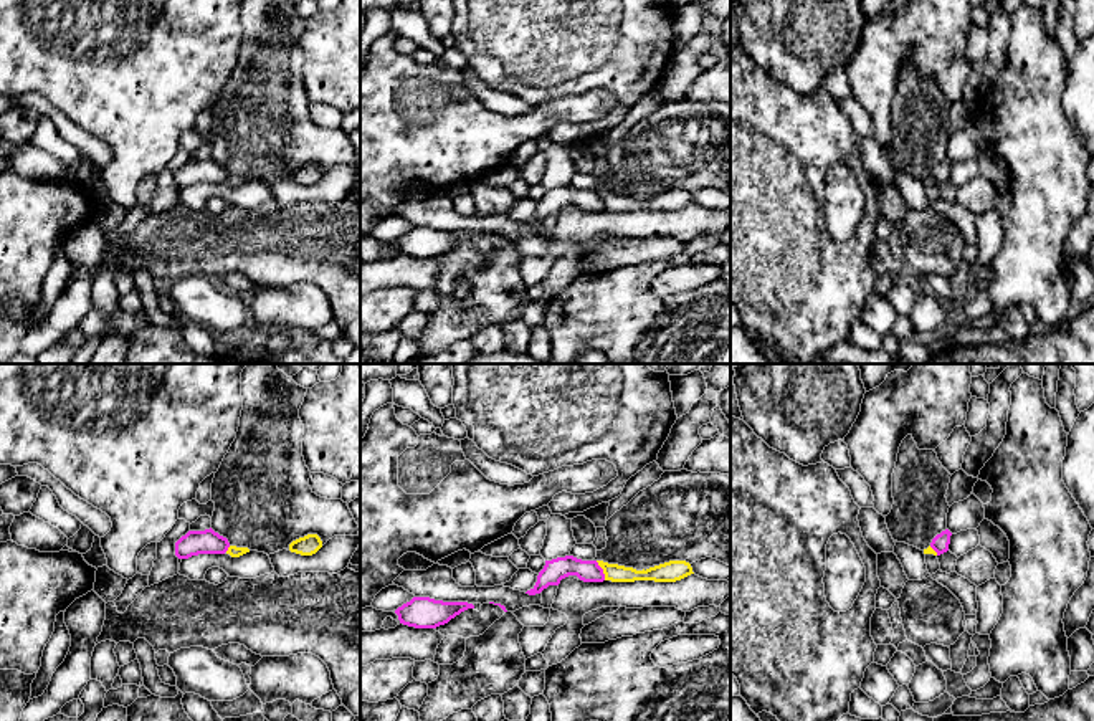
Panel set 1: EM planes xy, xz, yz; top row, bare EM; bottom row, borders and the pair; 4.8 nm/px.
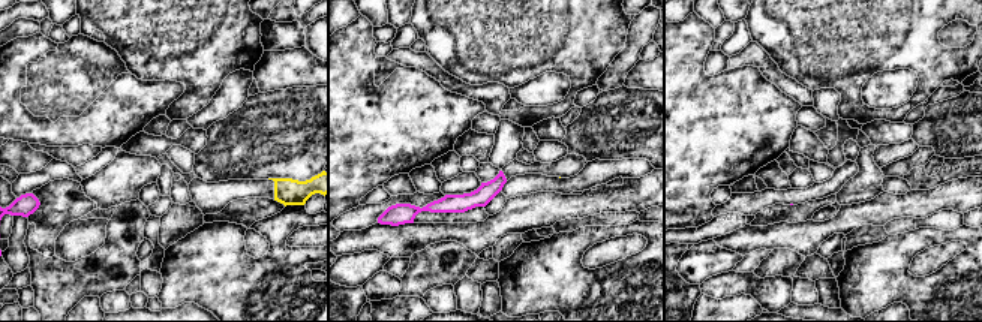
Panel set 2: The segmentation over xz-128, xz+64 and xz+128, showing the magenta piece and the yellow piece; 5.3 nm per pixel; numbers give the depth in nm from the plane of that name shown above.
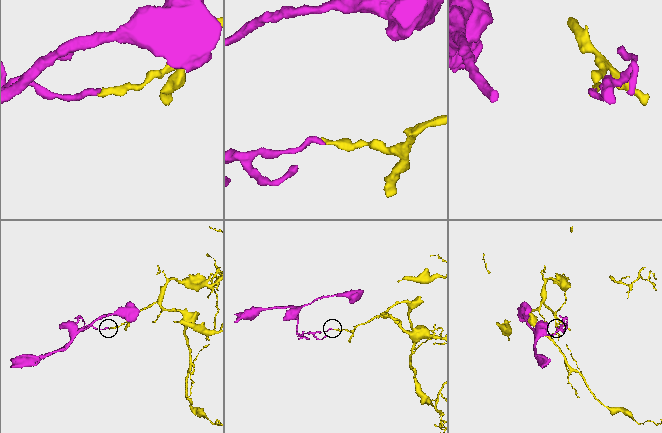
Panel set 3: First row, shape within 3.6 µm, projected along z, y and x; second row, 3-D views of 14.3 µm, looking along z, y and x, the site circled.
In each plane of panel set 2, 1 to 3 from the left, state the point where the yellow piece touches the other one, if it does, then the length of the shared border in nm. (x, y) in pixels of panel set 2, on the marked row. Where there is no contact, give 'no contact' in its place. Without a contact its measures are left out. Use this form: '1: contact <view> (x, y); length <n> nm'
1: no contact
2: no contact
3: no contact

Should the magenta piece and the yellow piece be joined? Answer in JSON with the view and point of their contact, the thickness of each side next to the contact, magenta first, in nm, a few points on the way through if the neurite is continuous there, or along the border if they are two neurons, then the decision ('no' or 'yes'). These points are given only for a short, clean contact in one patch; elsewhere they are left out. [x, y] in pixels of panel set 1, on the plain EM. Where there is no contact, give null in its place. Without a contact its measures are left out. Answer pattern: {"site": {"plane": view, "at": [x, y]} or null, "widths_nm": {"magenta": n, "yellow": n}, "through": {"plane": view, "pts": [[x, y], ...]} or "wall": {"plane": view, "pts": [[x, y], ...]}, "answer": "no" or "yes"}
{"site": {"plane": "xz", "at": [602, 200]}, "widths_nm": {"magenta": 110, "yellow": 90}, "wall": {"plane": "xz", "pts": [[595, 190], [605, 209]]}, "answer": "no"}

